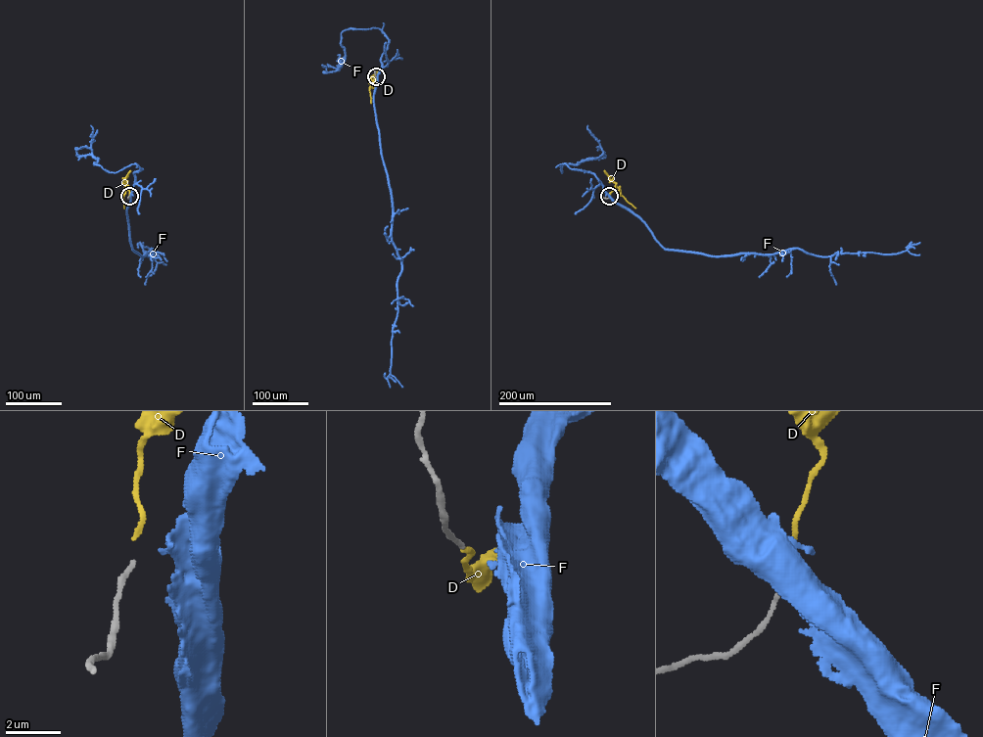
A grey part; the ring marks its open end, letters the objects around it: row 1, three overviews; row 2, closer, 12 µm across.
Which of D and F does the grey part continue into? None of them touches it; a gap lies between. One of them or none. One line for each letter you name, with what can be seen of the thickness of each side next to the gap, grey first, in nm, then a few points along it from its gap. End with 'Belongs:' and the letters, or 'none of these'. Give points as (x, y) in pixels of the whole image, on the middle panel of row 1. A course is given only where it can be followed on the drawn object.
D: 160 nm thick on the grey side, 160 nm on the other; it runs (376, 76), (369, 88), (371, 103)
Belongs: D

